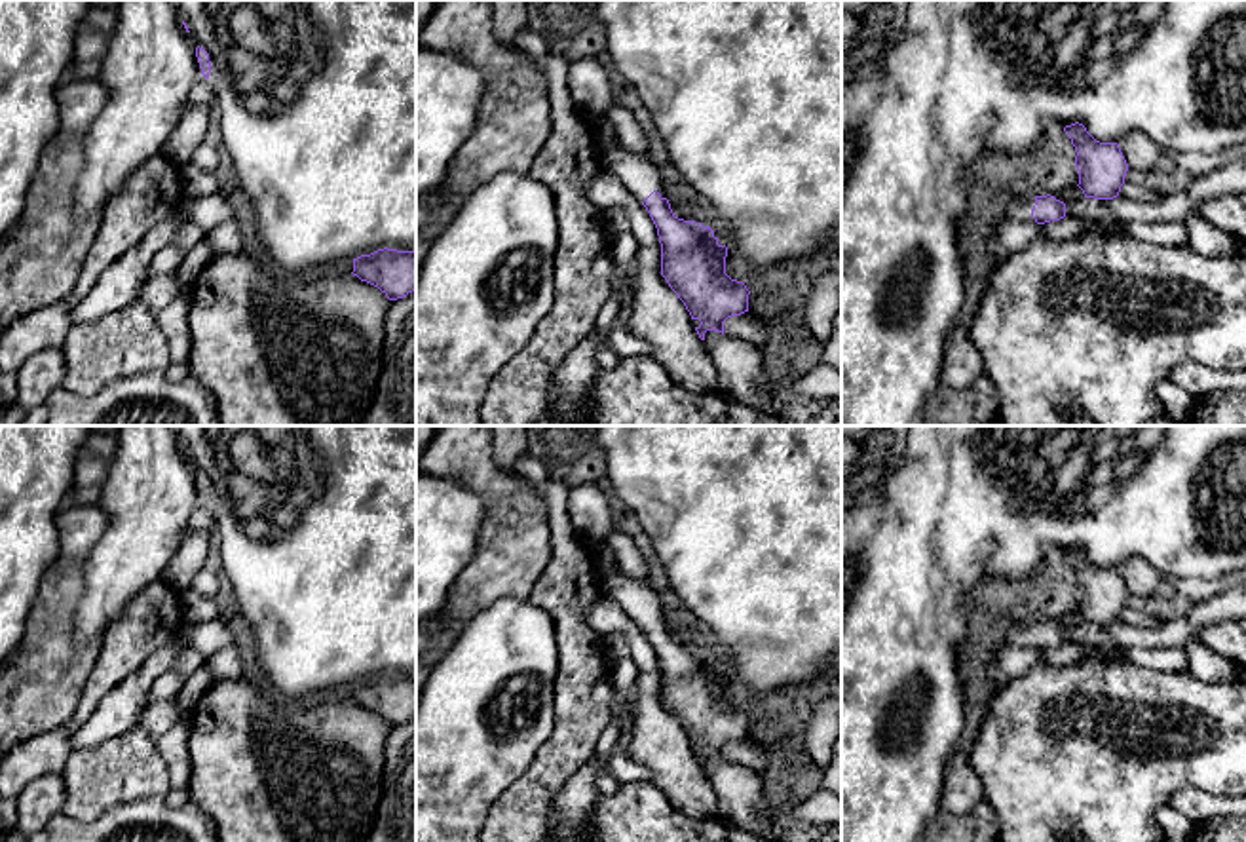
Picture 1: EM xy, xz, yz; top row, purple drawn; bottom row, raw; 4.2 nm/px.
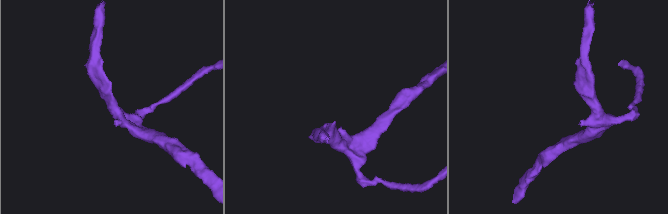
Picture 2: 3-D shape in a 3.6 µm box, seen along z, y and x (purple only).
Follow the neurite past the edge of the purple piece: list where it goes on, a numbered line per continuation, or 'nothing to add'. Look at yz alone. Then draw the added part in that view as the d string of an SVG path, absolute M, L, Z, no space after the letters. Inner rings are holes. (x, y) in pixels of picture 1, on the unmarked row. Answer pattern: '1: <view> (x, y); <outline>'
1: yz (1020, 637); M1047 618L1033 620L1031 623L1010 629L1007 633L1007 644L1018 646L1018 648L1035 648L1035 644L1031 642L1031 635L1035 631L1037 622L1047 622Z

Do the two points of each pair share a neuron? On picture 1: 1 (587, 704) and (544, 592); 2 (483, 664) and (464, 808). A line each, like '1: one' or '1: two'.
1: one
2: one

